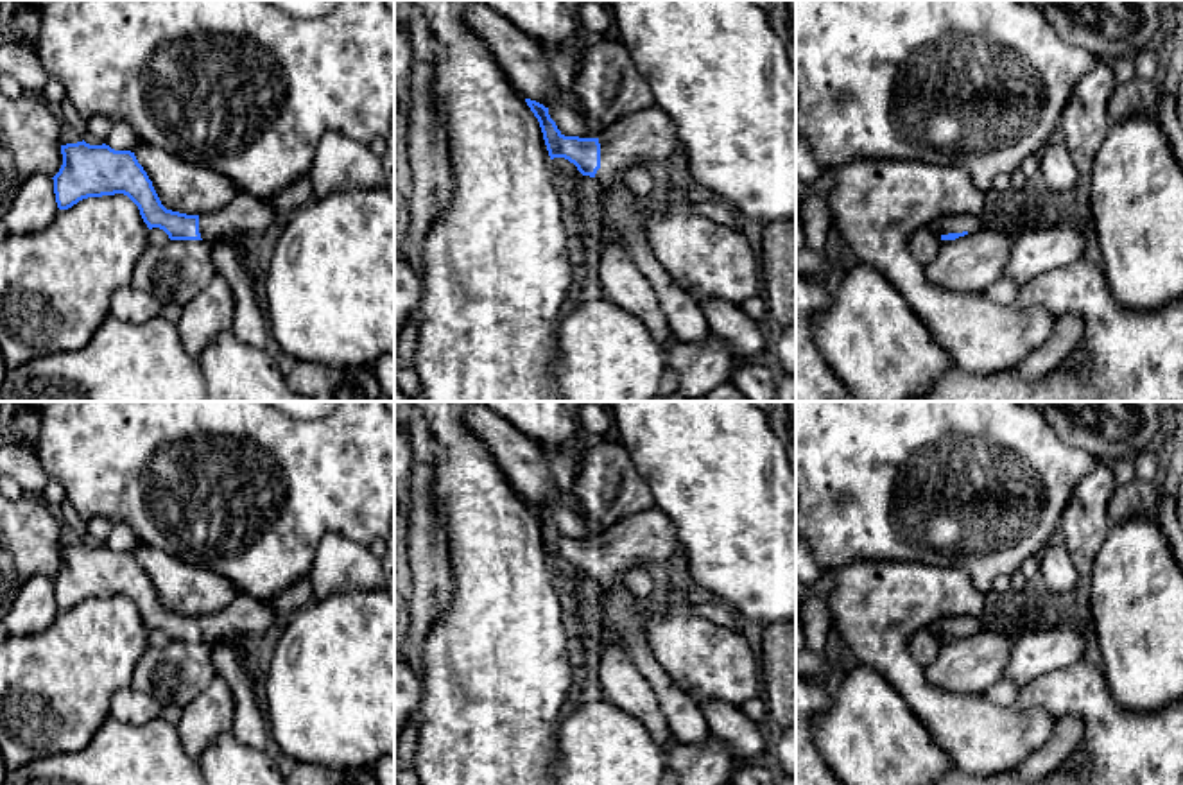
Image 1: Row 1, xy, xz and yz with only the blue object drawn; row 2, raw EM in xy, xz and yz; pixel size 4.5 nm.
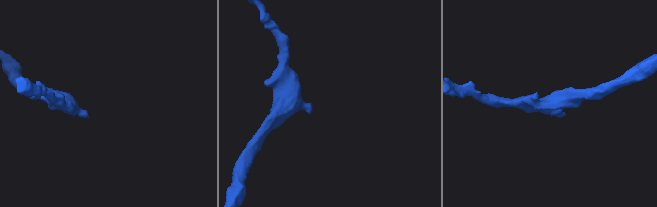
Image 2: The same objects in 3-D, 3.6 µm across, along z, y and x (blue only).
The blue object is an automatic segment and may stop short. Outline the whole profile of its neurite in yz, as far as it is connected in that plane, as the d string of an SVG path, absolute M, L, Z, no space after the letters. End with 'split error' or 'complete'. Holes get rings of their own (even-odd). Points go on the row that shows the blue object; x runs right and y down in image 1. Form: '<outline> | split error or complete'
M946 215L928 226L941 237L941 240L955 240L979 229L980 222L982 215Z | split error

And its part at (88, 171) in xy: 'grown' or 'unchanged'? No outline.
grown

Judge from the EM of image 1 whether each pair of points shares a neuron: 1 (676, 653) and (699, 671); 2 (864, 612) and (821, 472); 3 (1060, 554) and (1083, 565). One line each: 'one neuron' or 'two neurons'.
1: one neuron
2: two neurons
3: two neurons

